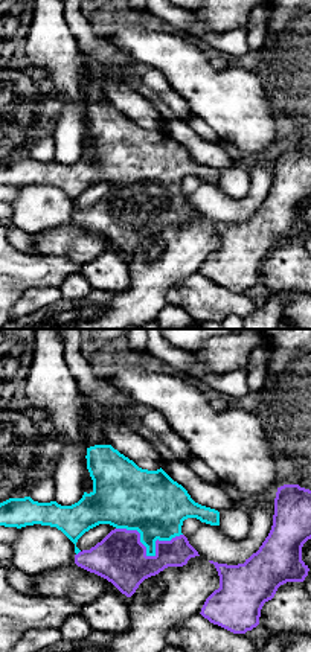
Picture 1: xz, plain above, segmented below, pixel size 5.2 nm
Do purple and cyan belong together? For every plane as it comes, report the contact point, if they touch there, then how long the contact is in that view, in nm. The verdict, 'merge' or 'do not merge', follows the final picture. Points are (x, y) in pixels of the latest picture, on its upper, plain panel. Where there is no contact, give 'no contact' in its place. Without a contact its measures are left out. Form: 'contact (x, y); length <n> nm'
contact (148, 215); length 360 nm

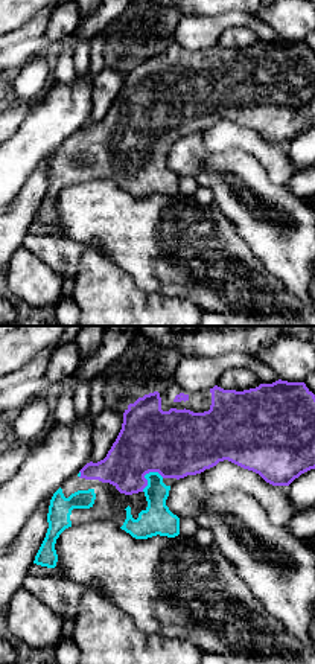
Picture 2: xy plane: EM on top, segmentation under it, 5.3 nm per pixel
contact (146, 131); length 140 nm

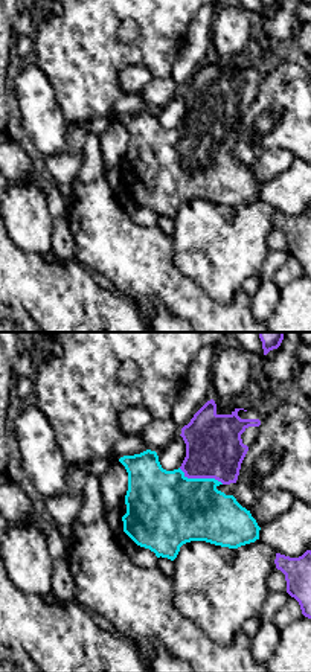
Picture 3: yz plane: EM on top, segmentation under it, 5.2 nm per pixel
contact (201, 136); length 260 nm

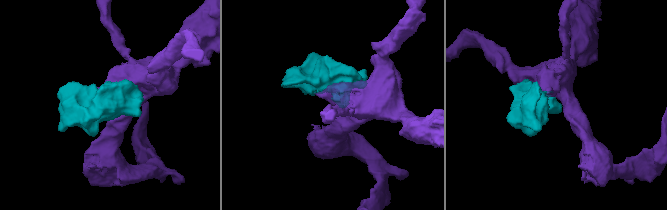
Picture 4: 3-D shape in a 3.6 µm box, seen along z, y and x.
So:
merge

